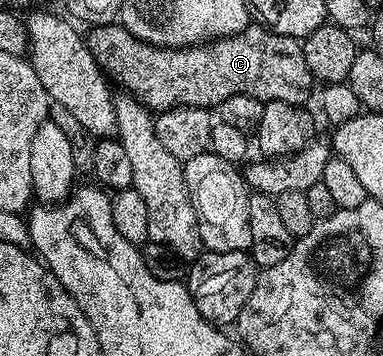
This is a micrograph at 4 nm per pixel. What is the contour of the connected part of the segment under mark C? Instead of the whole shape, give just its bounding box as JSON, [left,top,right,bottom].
[88,23,315,113]

